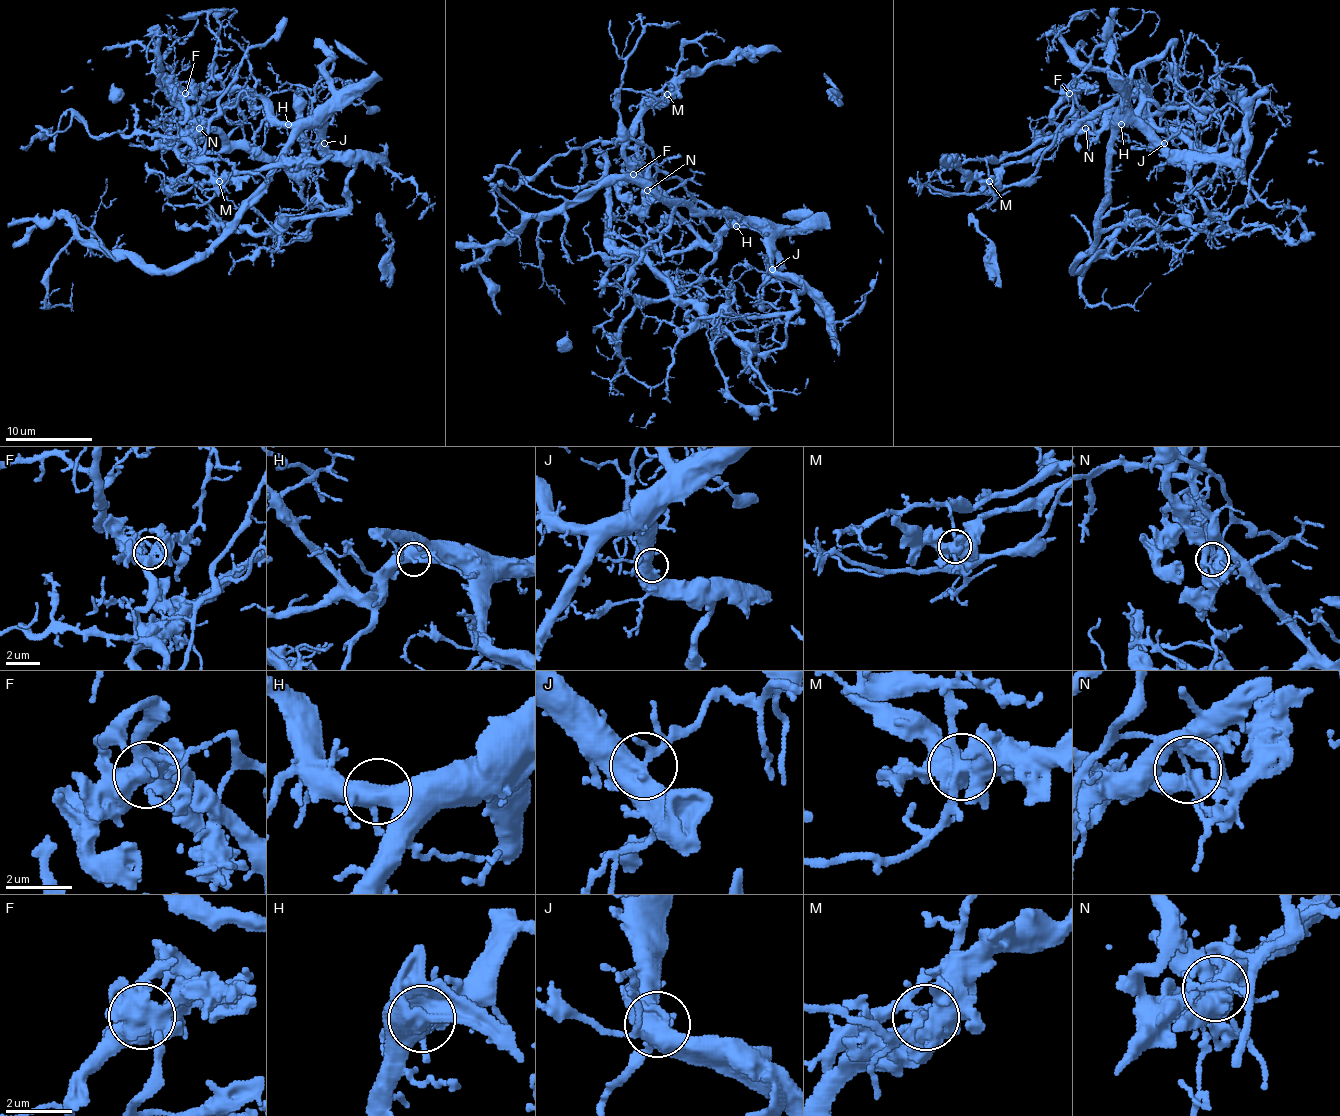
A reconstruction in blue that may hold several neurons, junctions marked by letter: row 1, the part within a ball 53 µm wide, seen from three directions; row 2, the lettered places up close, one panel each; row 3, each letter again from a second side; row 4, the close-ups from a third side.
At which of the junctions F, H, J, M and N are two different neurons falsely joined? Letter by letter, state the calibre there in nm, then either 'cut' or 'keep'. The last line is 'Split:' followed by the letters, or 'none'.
F: 400 nm thick; keep
H: 480 nm thick; keep
J: 480 nm thick; keep
M: 500 nm thick; cut
N: 120 nm thick; cut
Split: M, N

